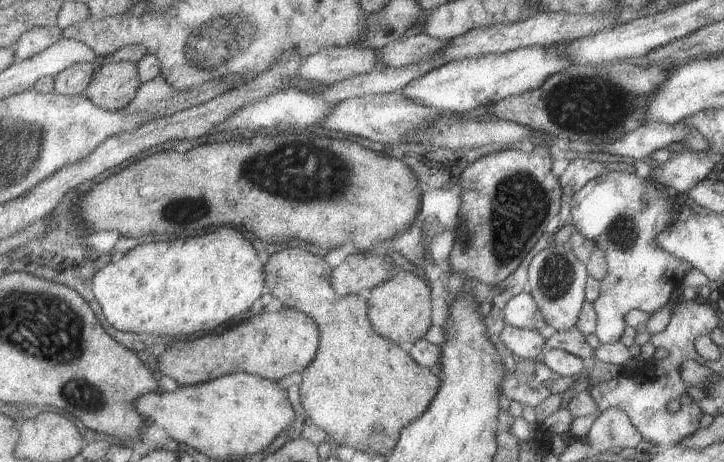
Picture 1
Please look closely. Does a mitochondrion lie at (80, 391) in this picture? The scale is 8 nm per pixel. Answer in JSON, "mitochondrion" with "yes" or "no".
{"mitochondrion":"yes"}

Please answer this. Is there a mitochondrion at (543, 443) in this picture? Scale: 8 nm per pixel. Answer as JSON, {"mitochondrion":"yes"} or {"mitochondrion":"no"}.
{"mitochondrion":"no"}

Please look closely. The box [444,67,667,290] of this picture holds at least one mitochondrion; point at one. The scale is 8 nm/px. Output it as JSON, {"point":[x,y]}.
{"point":[521,203]}

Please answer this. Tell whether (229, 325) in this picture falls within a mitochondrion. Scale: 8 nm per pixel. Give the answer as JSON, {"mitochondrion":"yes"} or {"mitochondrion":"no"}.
{"mitochondrion":"no"}

